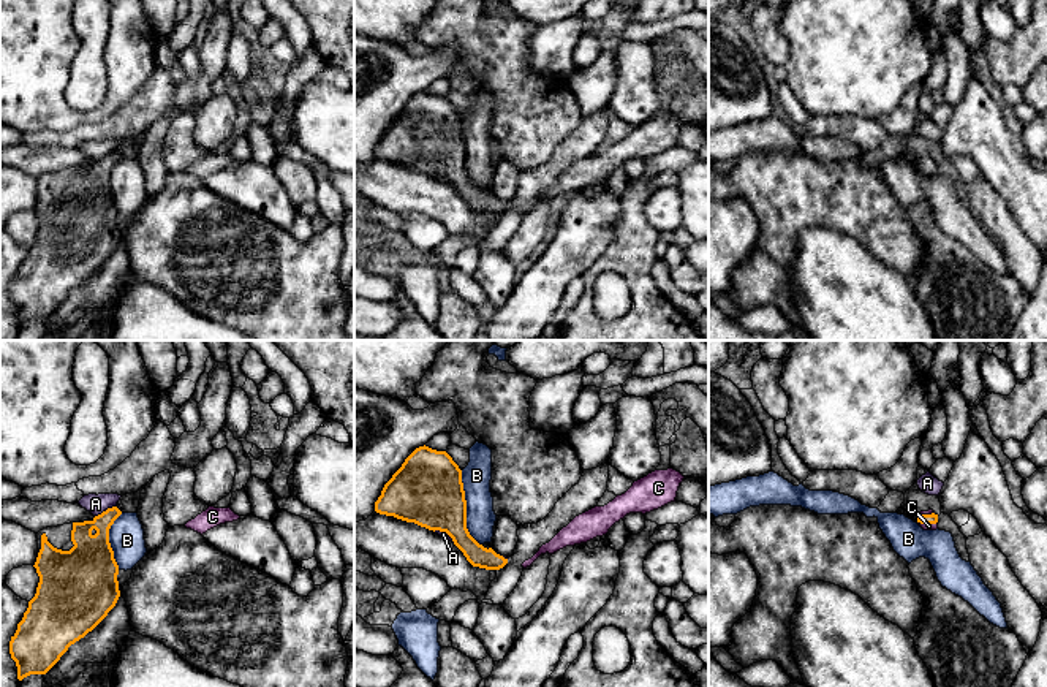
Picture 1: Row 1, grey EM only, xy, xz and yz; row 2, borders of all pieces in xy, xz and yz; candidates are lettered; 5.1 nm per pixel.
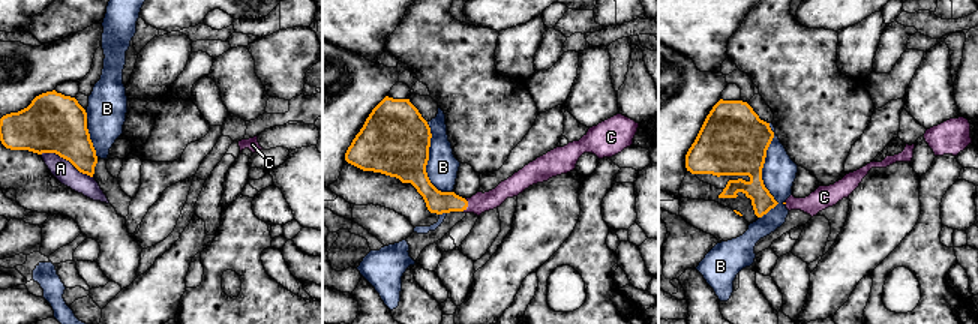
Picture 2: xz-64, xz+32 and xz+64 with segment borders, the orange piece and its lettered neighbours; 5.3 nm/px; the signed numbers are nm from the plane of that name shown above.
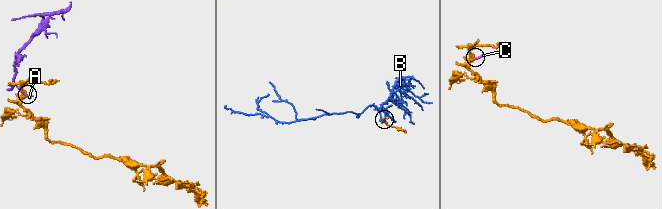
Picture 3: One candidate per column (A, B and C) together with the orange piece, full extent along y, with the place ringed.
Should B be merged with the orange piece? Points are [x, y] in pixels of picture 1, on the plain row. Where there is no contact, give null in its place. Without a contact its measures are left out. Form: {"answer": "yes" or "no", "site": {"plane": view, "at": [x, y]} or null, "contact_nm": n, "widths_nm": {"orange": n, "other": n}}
{"answer": "no", "site": {"plane": "xz", "at": [465, 154]}, "contact_nm": 400, "widths_nm": {"orange": 360, "other": 150}}

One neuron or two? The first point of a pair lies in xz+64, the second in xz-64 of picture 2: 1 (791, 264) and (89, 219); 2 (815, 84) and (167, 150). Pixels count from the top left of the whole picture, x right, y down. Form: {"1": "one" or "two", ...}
{"1": "one", "2": "one"}

